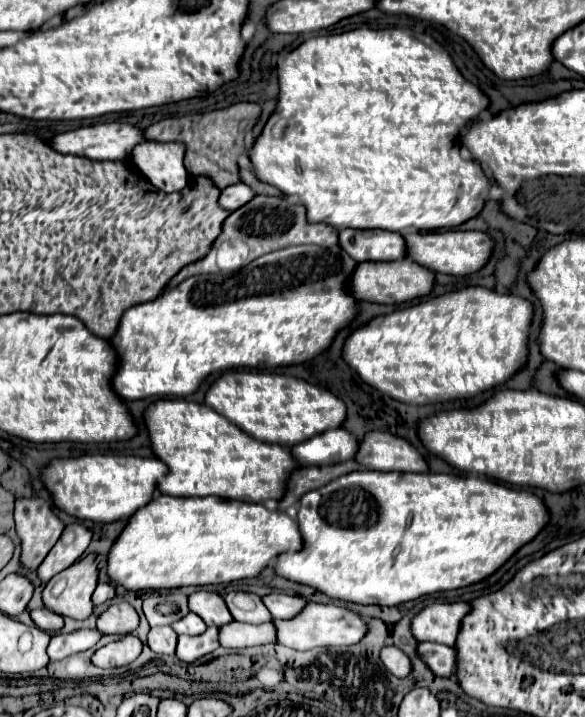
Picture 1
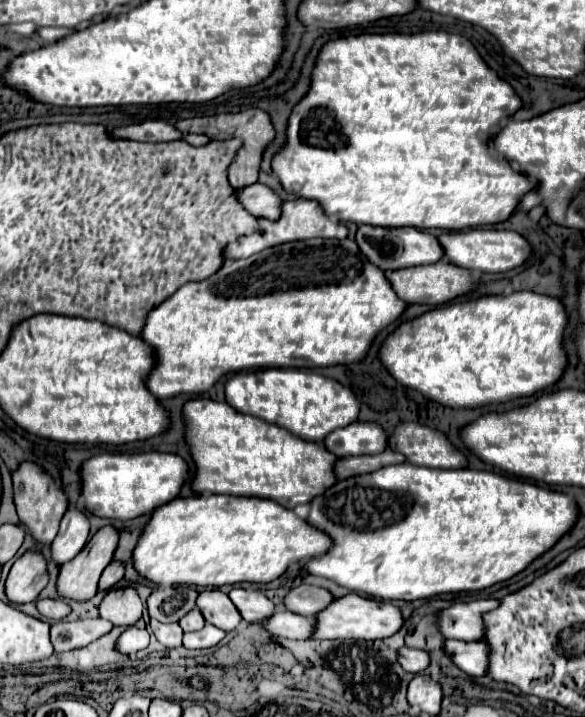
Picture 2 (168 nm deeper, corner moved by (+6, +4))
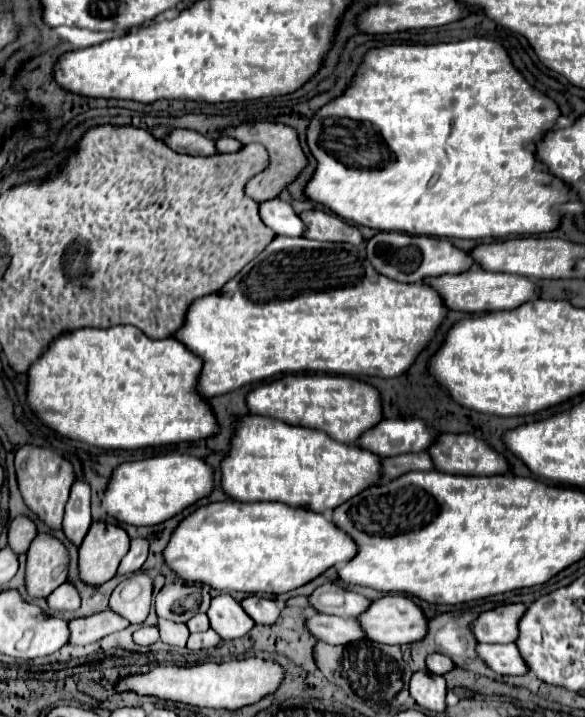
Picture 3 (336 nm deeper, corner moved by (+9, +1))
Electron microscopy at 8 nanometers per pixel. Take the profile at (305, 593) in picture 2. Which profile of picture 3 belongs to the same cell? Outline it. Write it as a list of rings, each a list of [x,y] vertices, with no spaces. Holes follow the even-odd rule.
[[[323,584],[309,596],[313,608],[323,614],[335,614],[335,616],[361,616],[373,600],[355,594],[351,590],[339,588],[335,584]]]

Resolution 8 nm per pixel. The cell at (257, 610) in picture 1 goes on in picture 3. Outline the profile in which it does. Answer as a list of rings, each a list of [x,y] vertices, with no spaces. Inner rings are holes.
[[[249,596],[241,602],[245,612],[255,620],[255,624],[275,624],[281,610],[277,608],[275,600],[261,598],[261,596]]]

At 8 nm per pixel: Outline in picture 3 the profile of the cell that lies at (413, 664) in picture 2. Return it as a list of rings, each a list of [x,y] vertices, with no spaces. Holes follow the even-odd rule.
[[[431,654],[431,656],[427,656],[427,668],[431,668],[431,672],[435,672],[435,674],[447,674],[449,670],[455,668],[455,664],[449,656]]]

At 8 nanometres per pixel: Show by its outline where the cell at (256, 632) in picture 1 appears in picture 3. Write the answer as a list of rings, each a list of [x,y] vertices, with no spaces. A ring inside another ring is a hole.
[[[311,614],[307,620],[311,634],[329,644],[351,644],[365,640],[363,626],[357,618],[341,618],[329,614]]]

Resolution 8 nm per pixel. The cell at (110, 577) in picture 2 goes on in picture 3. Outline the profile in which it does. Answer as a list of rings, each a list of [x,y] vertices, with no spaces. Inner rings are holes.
[[[135,538],[135,540],[131,540],[131,550],[121,560],[121,566],[119,566],[117,574],[139,572],[141,566],[145,564],[147,556],[149,556],[149,542],[147,542],[147,538]]]

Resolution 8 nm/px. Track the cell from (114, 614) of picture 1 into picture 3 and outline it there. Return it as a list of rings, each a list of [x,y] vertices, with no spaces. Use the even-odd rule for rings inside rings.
[[[133,574],[123,580],[111,594],[109,606],[115,612],[121,612],[123,618],[131,620],[131,624],[143,624],[153,598],[153,580],[145,574]]]

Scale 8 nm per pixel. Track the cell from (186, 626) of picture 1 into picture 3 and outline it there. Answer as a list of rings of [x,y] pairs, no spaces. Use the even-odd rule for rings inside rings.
[[[207,614],[193,616],[193,618],[187,622],[187,626],[189,626],[189,632],[203,632],[203,630],[209,630],[209,628],[211,628]]]

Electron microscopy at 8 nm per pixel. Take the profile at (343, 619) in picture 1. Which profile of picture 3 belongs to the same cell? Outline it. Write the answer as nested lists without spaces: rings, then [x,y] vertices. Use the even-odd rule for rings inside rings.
[[[389,594],[385,598],[375,600],[359,620],[367,628],[367,638],[381,644],[411,644],[423,640],[427,636],[429,624],[429,618],[425,616],[423,608],[417,606],[415,600],[407,594]]]

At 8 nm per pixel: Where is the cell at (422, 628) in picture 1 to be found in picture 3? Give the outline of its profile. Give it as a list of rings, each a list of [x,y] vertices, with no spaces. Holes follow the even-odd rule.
[[[507,604],[483,612],[473,626],[475,638],[479,642],[489,644],[515,642],[519,638],[519,616],[523,616],[525,610],[527,610],[525,604]]]

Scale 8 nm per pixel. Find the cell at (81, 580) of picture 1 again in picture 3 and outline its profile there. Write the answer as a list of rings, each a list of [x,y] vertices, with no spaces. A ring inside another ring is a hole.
[[[95,520],[79,548],[81,578],[91,586],[101,586],[117,574],[119,562],[129,552],[131,538],[121,526]]]

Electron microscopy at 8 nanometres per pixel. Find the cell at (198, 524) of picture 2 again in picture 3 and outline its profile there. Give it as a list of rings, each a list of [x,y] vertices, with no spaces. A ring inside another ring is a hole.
[[[225,500],[201,506],[187,516],[173,532],[165,560],[179,578],[209,584],[215,590],[285,594],[337,564],[347,564],[357,550],[347,532],[313,510],[291,508],[281,502]]]

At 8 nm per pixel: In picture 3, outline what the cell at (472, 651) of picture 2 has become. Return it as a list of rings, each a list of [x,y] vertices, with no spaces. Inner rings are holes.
[[[479,644],[479,656],[487,666],[499,674],[527,674],[529,666],[525,664],[517,644]]]

